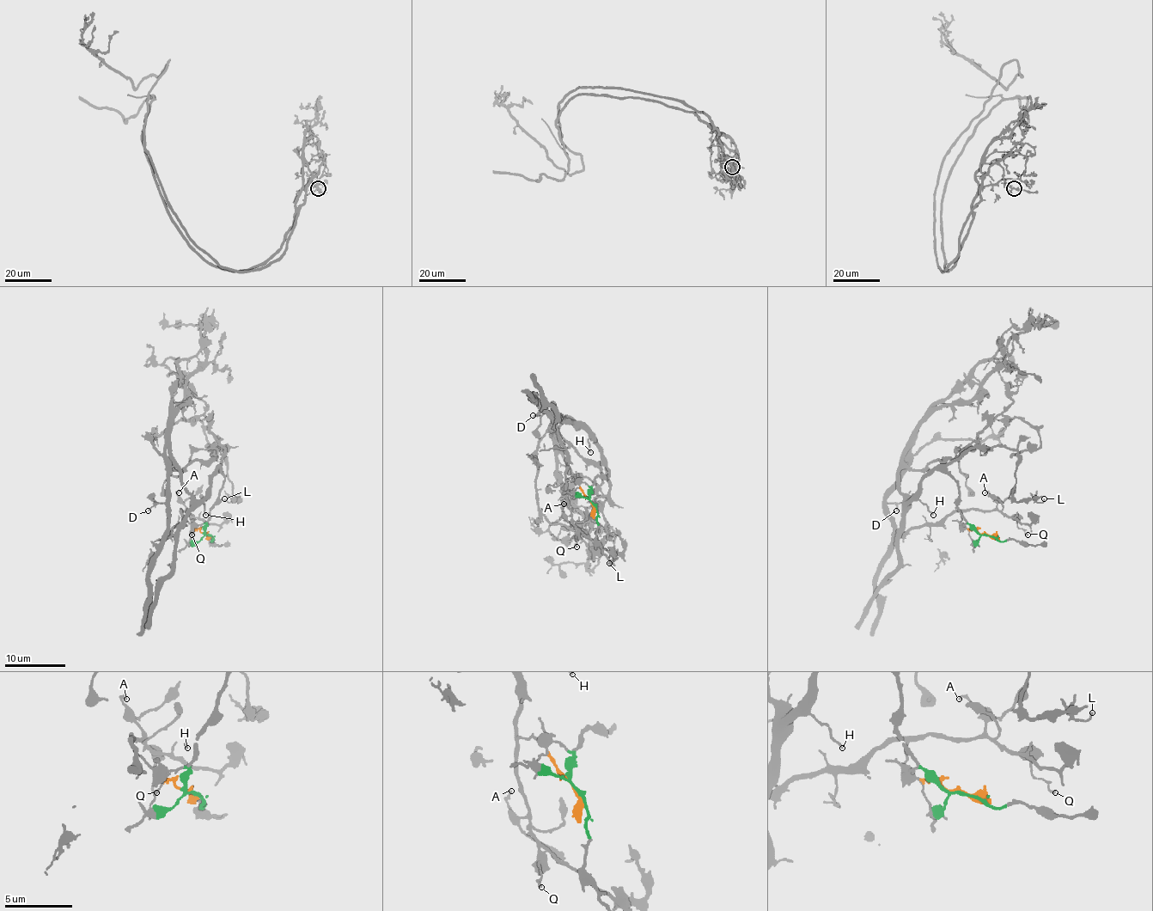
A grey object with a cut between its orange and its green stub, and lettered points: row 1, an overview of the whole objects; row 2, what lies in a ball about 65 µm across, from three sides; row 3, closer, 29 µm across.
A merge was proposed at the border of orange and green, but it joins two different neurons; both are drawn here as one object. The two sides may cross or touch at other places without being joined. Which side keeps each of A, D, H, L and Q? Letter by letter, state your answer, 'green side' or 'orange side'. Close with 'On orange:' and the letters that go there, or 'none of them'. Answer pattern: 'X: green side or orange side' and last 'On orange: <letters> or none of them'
A: orange side
D: orange side
H: green side
L: green side
Q: orange side
On orange: A, D, Q

